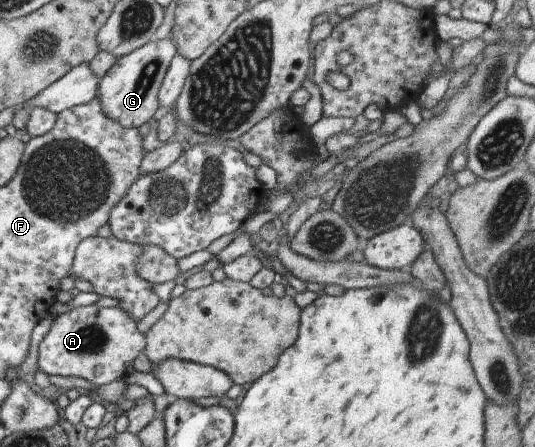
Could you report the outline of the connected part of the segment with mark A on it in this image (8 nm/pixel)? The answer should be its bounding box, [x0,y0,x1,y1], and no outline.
[37,304,145,386]

